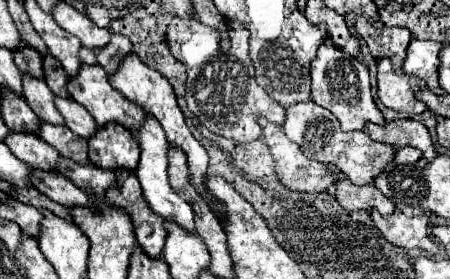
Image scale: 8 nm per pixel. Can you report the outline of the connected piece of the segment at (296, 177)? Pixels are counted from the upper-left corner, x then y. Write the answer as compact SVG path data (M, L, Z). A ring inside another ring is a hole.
M259 120L263 128L263 138L277 162L277 174L281 182L289 190L303 190L303 192L325 192L329 190L339 178L341 172L327 164L307 160L297 144L293 144L281 126L271 124L269 120Z

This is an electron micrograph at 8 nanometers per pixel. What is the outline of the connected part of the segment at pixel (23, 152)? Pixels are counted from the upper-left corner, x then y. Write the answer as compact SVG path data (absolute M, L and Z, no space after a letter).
M11 132L7 136L7 146L11 148L11 152L15 156L19 156L19 160L27 162L31 168L35 170L45 170L45 172L57 172L55 164L59 160L59 152L55 152L55 148L51 148L45 140L41 140L39 136L31 136L31 134L19 134L19 132Z

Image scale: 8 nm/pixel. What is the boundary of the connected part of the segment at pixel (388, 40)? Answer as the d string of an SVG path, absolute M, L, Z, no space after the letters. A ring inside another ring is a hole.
M359 16L355 22L355 32L365 40L373 58L387 56L387 58L391 58L395 72L403 72L405 50L411 40L411 32L407 32L407 28L385 26L379 30L379 28L371 26L363 16Z

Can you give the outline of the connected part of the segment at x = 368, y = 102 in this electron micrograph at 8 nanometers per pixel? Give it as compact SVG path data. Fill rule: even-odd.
M331 42L319 46L317 58L311 62L311 82L311 100L331 110L341 122L343 130L363 130L365 122L385 124L385 118L371 96L367 66L359 58L347 58L347 54L335 48Z

